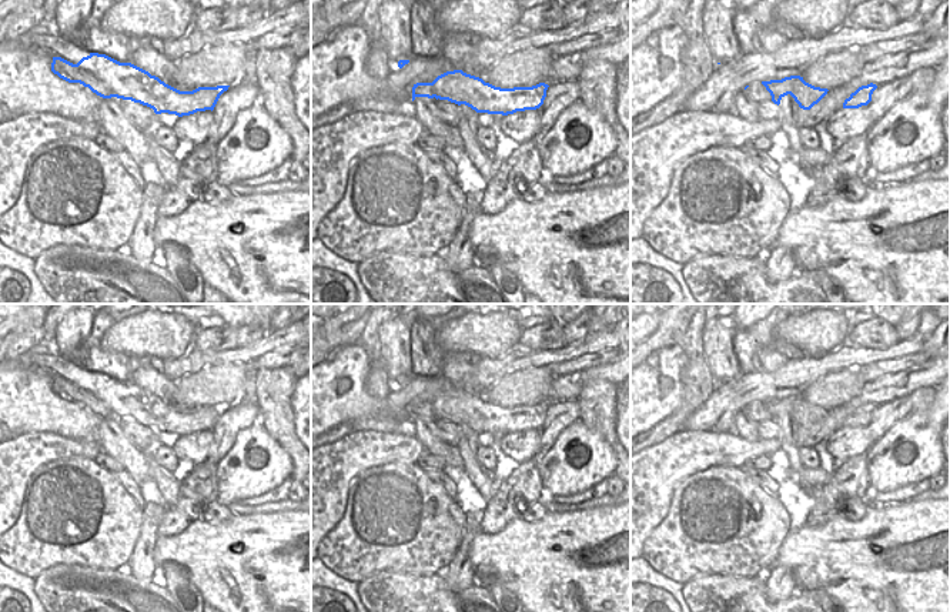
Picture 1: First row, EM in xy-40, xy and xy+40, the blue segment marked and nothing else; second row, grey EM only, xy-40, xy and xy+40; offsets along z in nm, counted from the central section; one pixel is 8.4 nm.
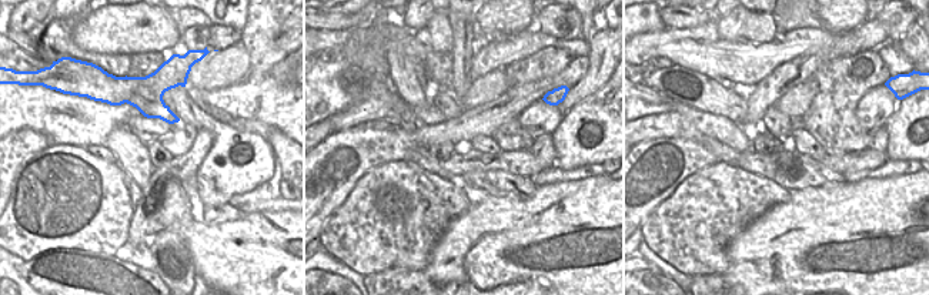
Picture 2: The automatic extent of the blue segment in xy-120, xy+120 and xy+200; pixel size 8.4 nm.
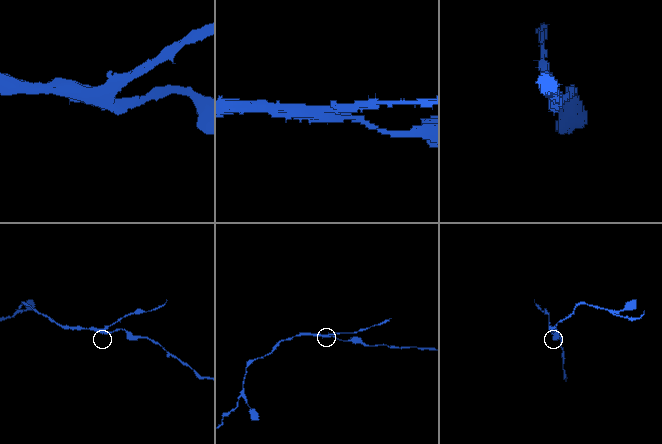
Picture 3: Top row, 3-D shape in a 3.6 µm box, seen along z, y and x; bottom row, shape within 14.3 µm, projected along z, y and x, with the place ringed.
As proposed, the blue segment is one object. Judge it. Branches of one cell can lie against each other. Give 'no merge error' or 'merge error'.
merge error

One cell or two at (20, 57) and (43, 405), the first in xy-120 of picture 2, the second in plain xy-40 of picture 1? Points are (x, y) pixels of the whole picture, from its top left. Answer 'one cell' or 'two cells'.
two cells

